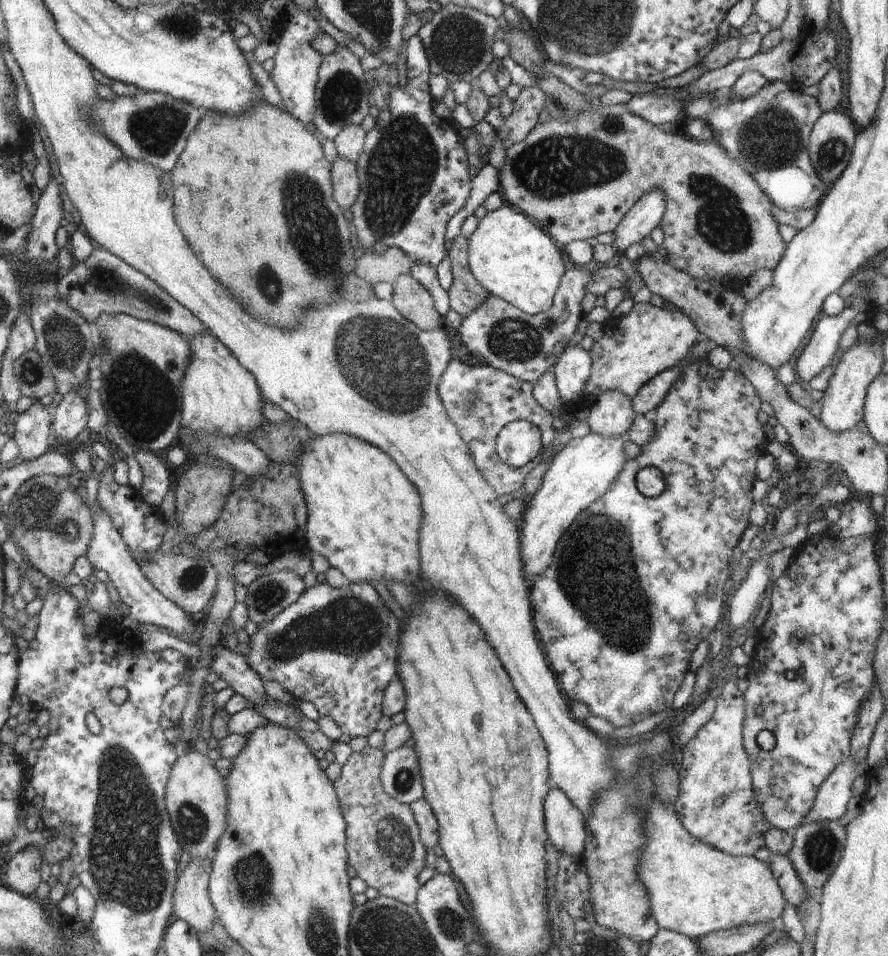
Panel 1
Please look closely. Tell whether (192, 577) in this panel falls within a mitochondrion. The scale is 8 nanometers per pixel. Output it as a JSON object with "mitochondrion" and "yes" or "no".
{"mitochondrion":"yes"}

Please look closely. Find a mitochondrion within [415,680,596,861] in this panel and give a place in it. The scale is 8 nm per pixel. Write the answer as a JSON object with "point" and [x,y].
{"point":[520,784]}

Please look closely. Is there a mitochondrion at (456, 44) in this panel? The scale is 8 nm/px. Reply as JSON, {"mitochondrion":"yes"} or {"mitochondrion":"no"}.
{"mitochondrion":"yes"}

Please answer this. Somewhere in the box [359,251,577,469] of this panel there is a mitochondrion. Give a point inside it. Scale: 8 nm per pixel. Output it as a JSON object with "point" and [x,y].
{"point":[510,339]}

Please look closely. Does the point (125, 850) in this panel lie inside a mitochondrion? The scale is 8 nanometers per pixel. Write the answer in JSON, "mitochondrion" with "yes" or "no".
{"mitochondrion":"yes"}

